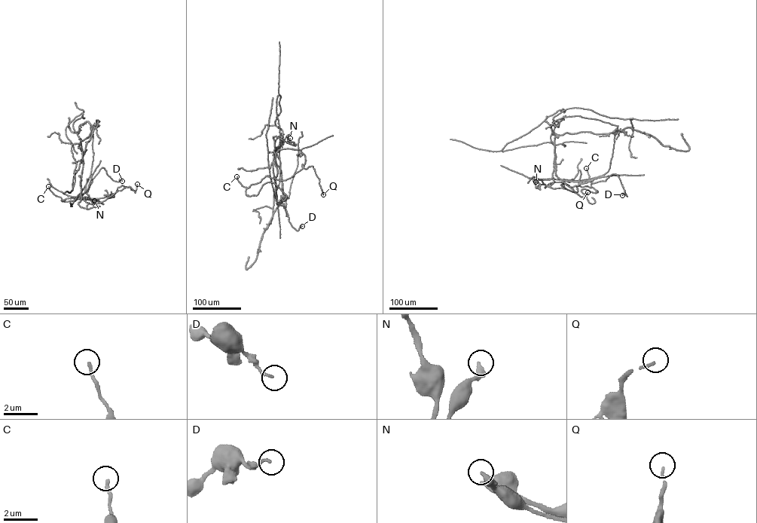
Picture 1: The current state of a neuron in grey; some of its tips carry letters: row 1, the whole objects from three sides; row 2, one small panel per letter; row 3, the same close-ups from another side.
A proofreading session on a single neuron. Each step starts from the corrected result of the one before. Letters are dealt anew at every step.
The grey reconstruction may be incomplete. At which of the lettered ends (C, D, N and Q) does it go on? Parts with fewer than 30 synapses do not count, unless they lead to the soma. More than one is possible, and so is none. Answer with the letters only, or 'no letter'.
no letter

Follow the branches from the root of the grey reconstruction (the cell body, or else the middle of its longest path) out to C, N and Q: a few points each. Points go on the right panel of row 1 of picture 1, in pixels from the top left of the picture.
C: (557, 176), (590, 180), (544, 188), (576, 192), (577, 186), (591, 187), (586, 168)
N: (557, 176), (554, 162), (551, 178), (537, 179), (534, 184), (538, 188), (540, 185), (535, 181)
Q: (557, 176), (590, 180), (572, 187), (554, 181), (544, 188), (563, 188), (563, 181), (581, 197), (587, 192)

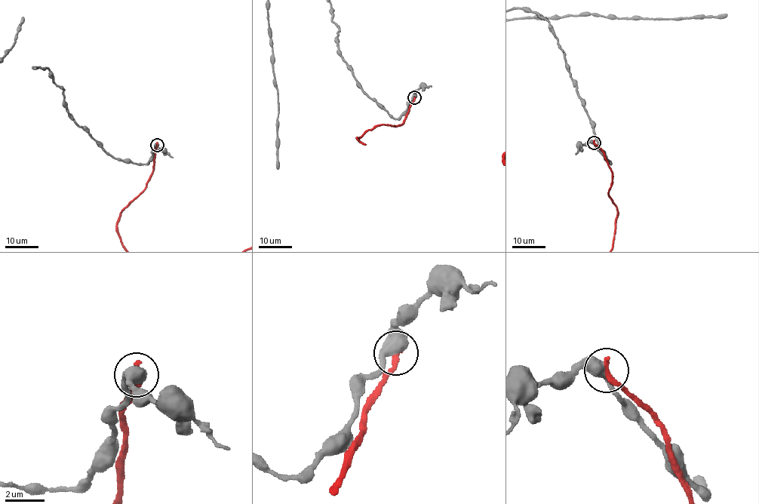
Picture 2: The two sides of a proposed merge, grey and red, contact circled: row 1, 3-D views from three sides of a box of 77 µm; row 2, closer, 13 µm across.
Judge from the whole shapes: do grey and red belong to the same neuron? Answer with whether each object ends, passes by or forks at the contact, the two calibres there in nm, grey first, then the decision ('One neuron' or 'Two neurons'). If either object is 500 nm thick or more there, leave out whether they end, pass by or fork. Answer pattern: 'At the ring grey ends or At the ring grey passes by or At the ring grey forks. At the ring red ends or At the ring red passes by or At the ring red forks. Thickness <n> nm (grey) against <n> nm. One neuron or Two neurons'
Thickness 550 nm (grey) against 320 nm. Two neurons

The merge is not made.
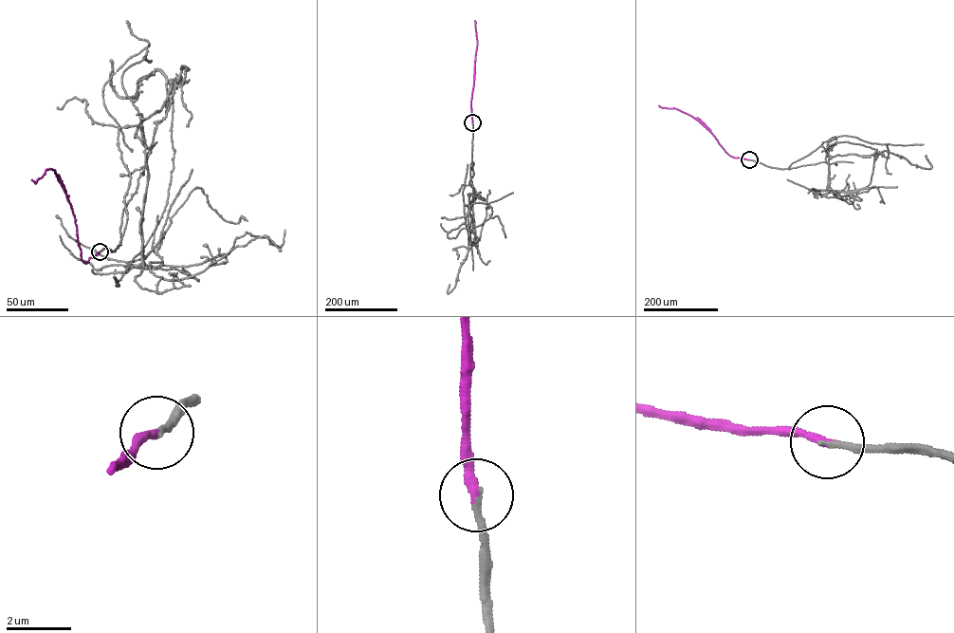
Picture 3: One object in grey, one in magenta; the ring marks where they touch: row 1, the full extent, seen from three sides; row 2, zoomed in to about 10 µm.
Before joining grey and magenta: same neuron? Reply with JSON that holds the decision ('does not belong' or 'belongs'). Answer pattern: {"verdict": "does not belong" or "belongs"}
{"verdict": "belongs"}

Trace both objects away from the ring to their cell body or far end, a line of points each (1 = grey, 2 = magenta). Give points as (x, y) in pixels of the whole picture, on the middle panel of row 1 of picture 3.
1: (472, 122), (469, 232), (471, 204), (486, 203), (492, 214), (447, 236), (465, 228), (473, 238)
2: (472, 122), (471, 102), (477, 44), (474, 21)

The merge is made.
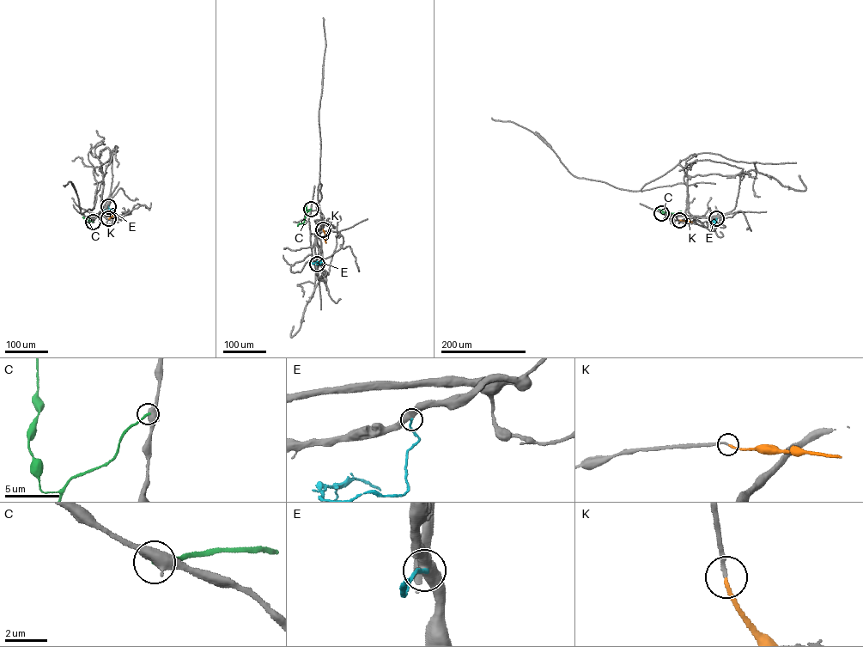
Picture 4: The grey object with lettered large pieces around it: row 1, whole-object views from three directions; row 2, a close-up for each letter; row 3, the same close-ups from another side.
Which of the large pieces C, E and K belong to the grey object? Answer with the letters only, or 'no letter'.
K

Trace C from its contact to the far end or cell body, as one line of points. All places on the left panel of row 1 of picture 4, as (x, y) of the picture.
C: (93, 222), (82, 216)

